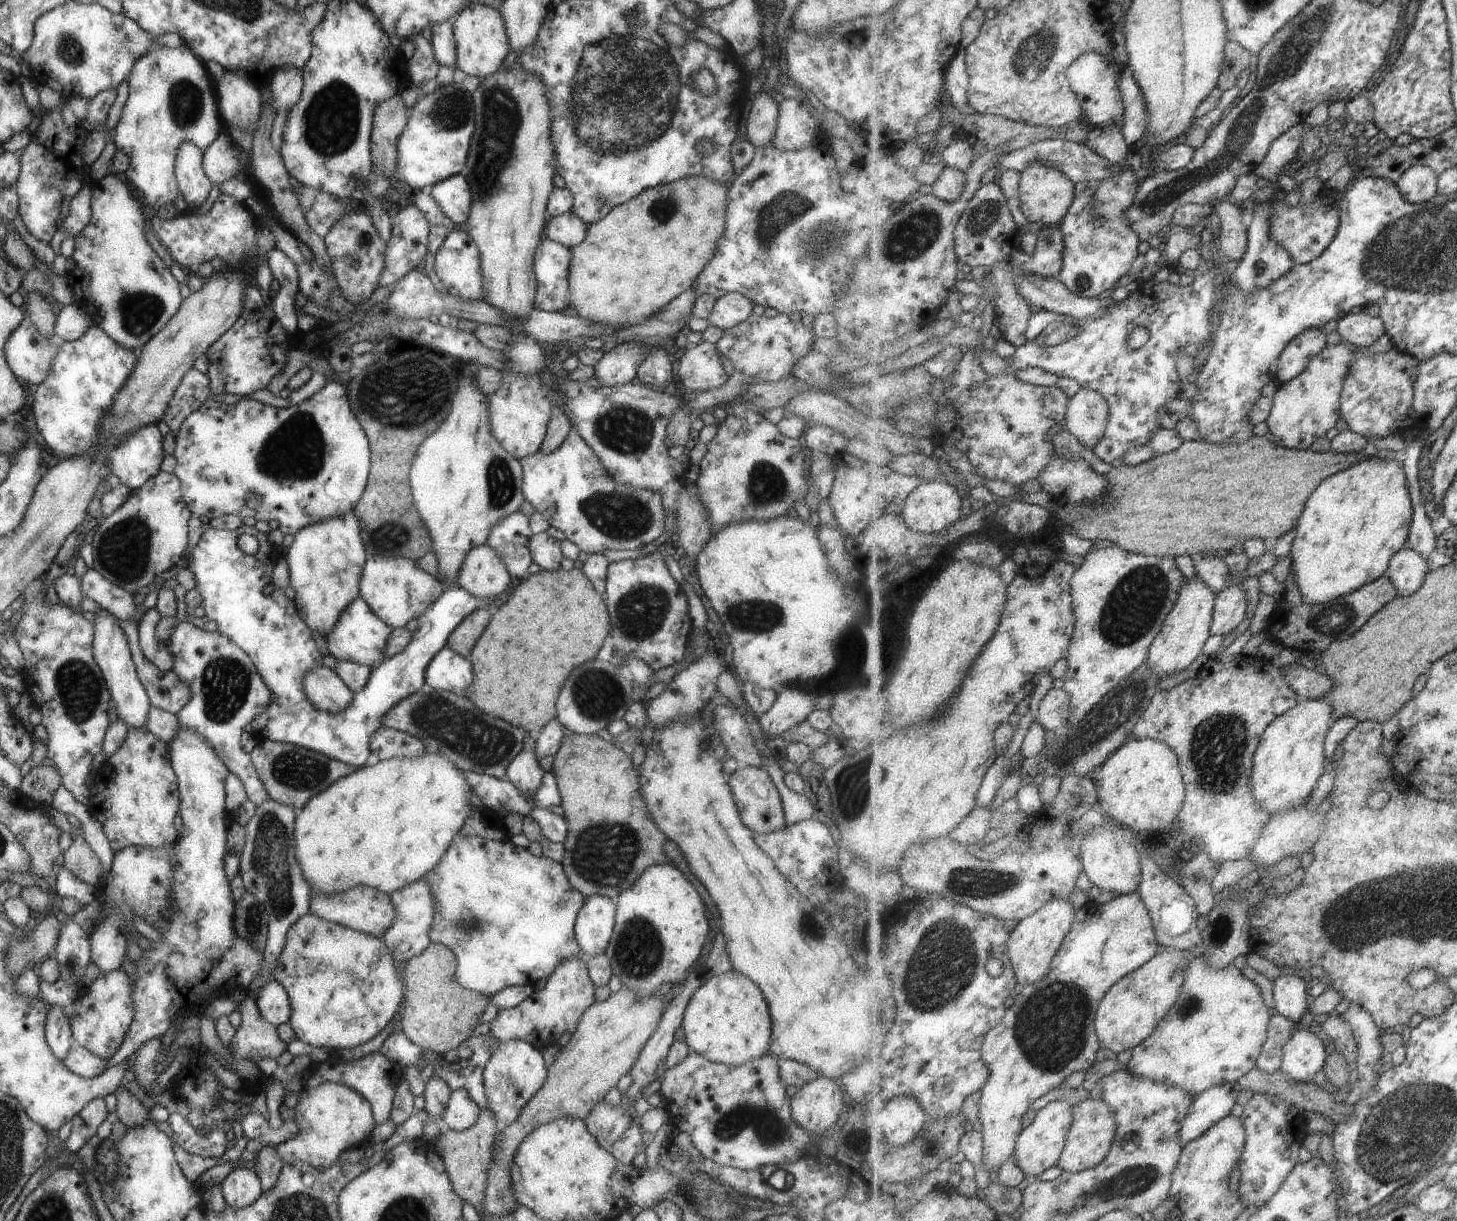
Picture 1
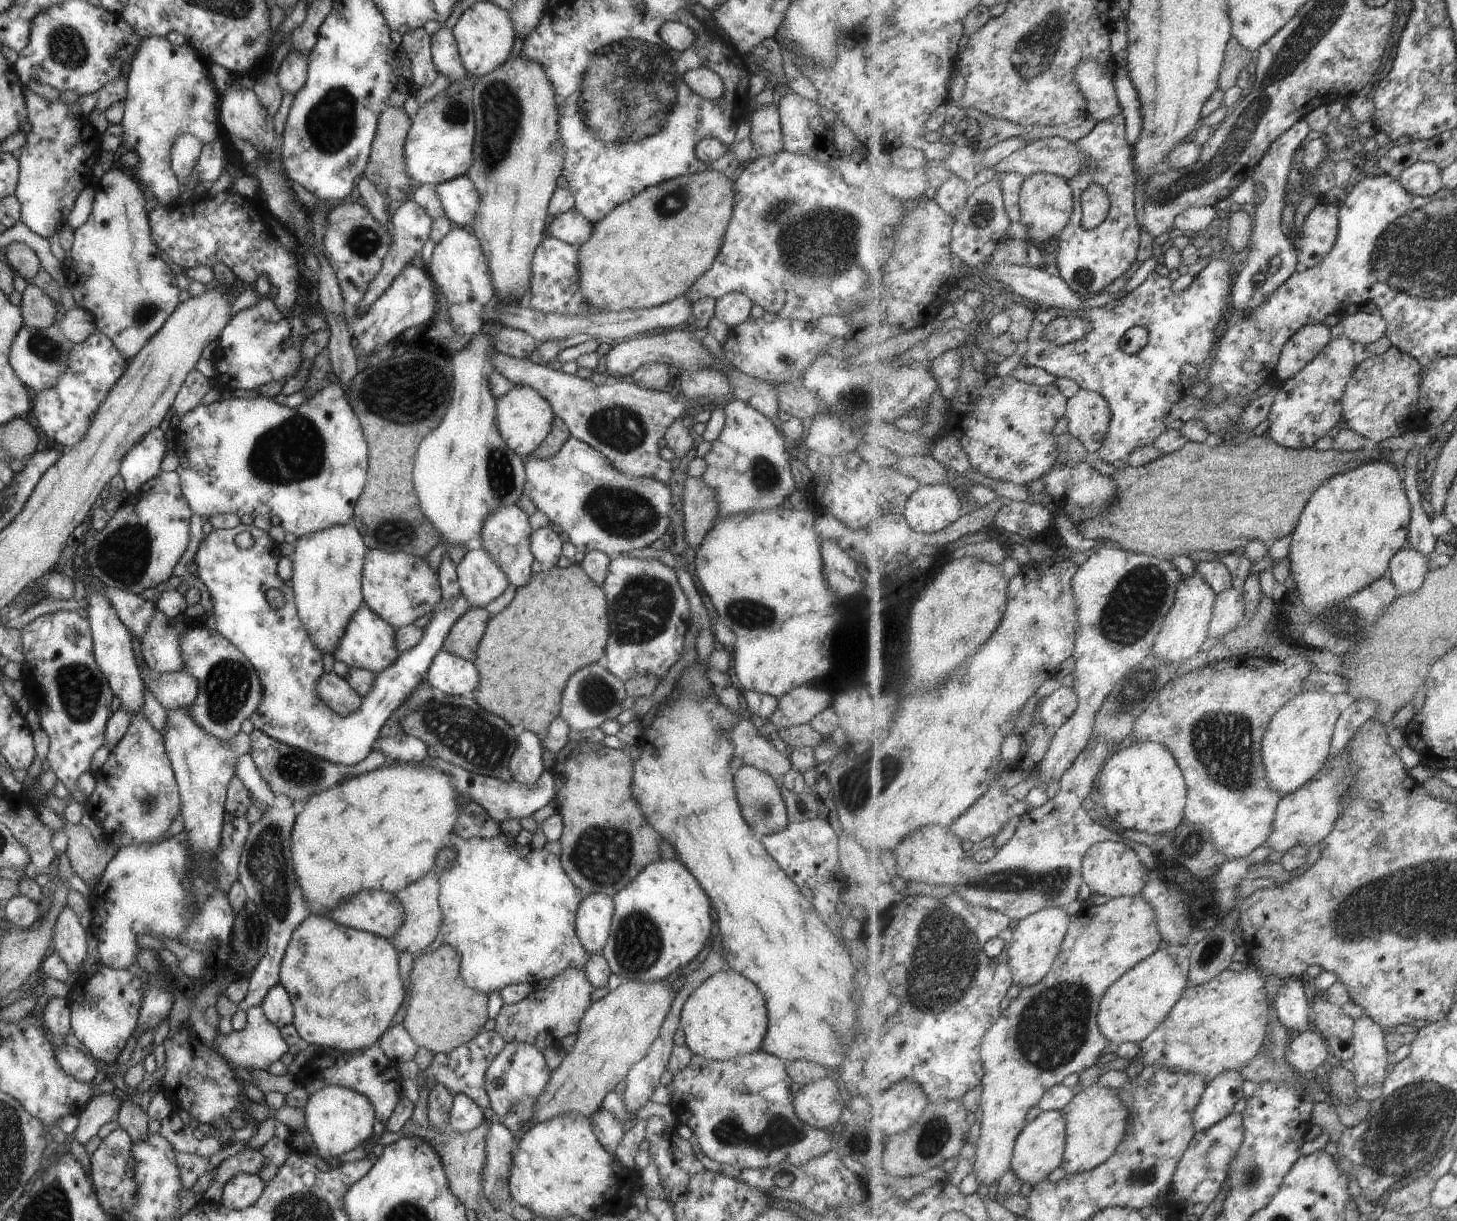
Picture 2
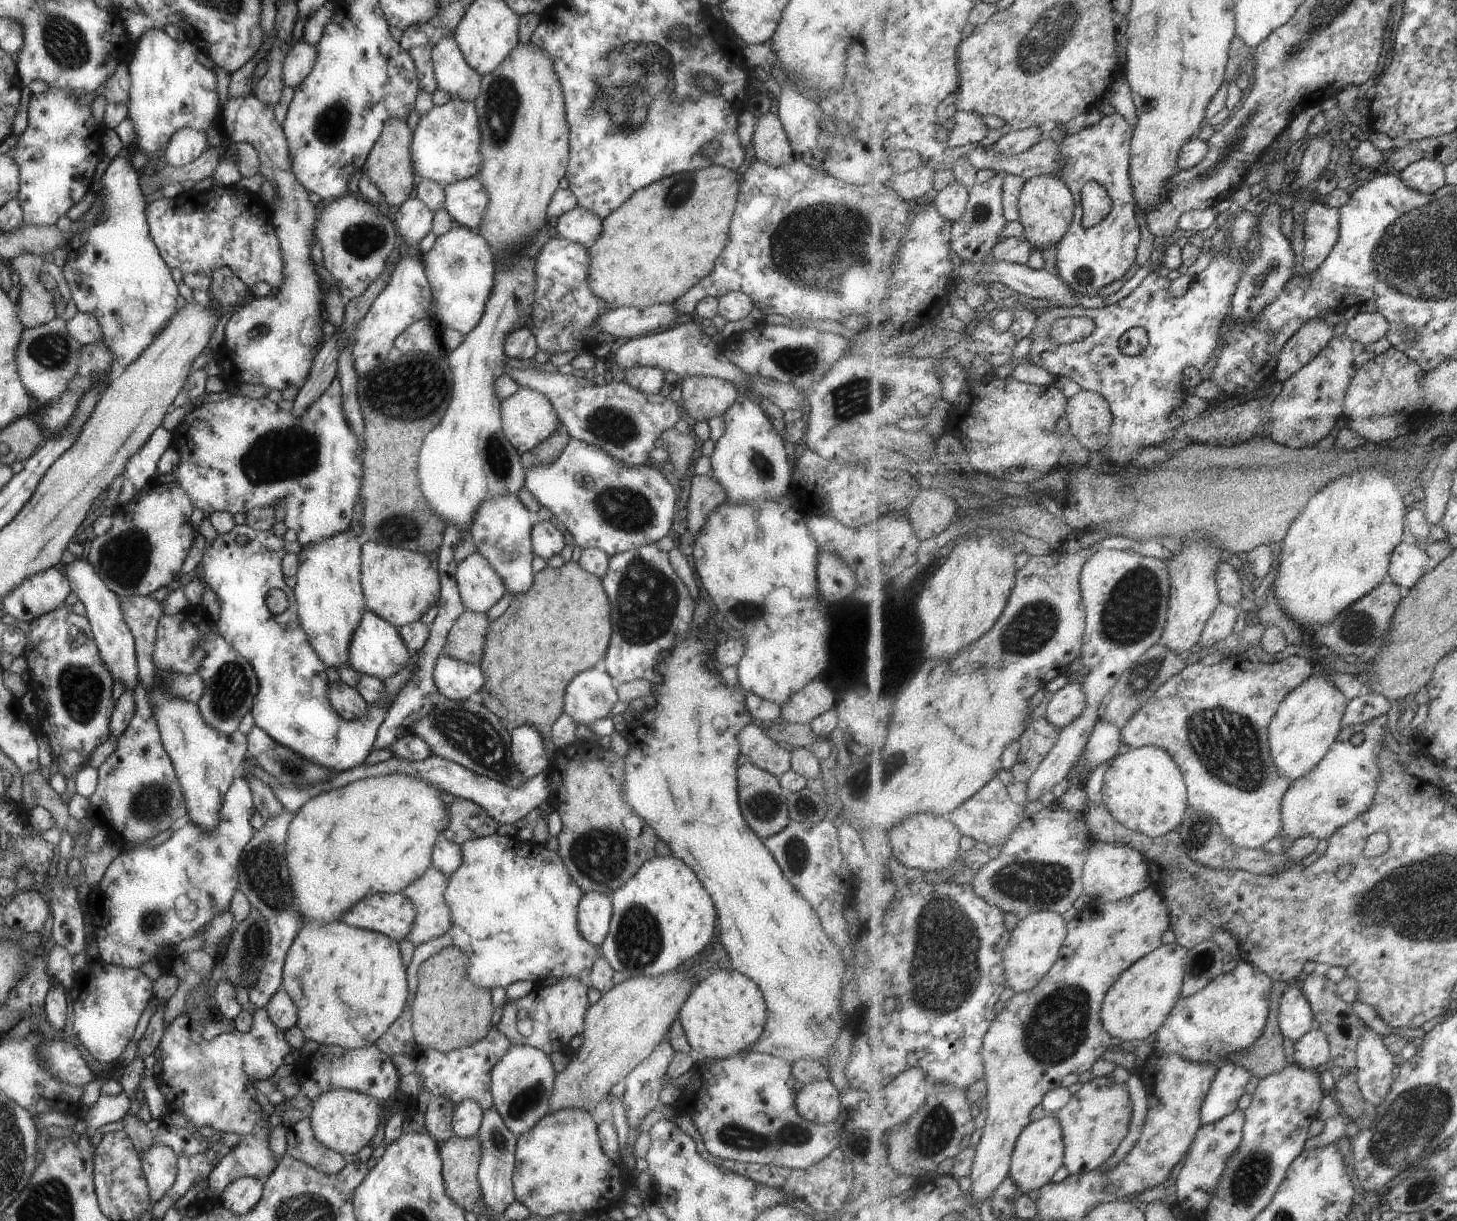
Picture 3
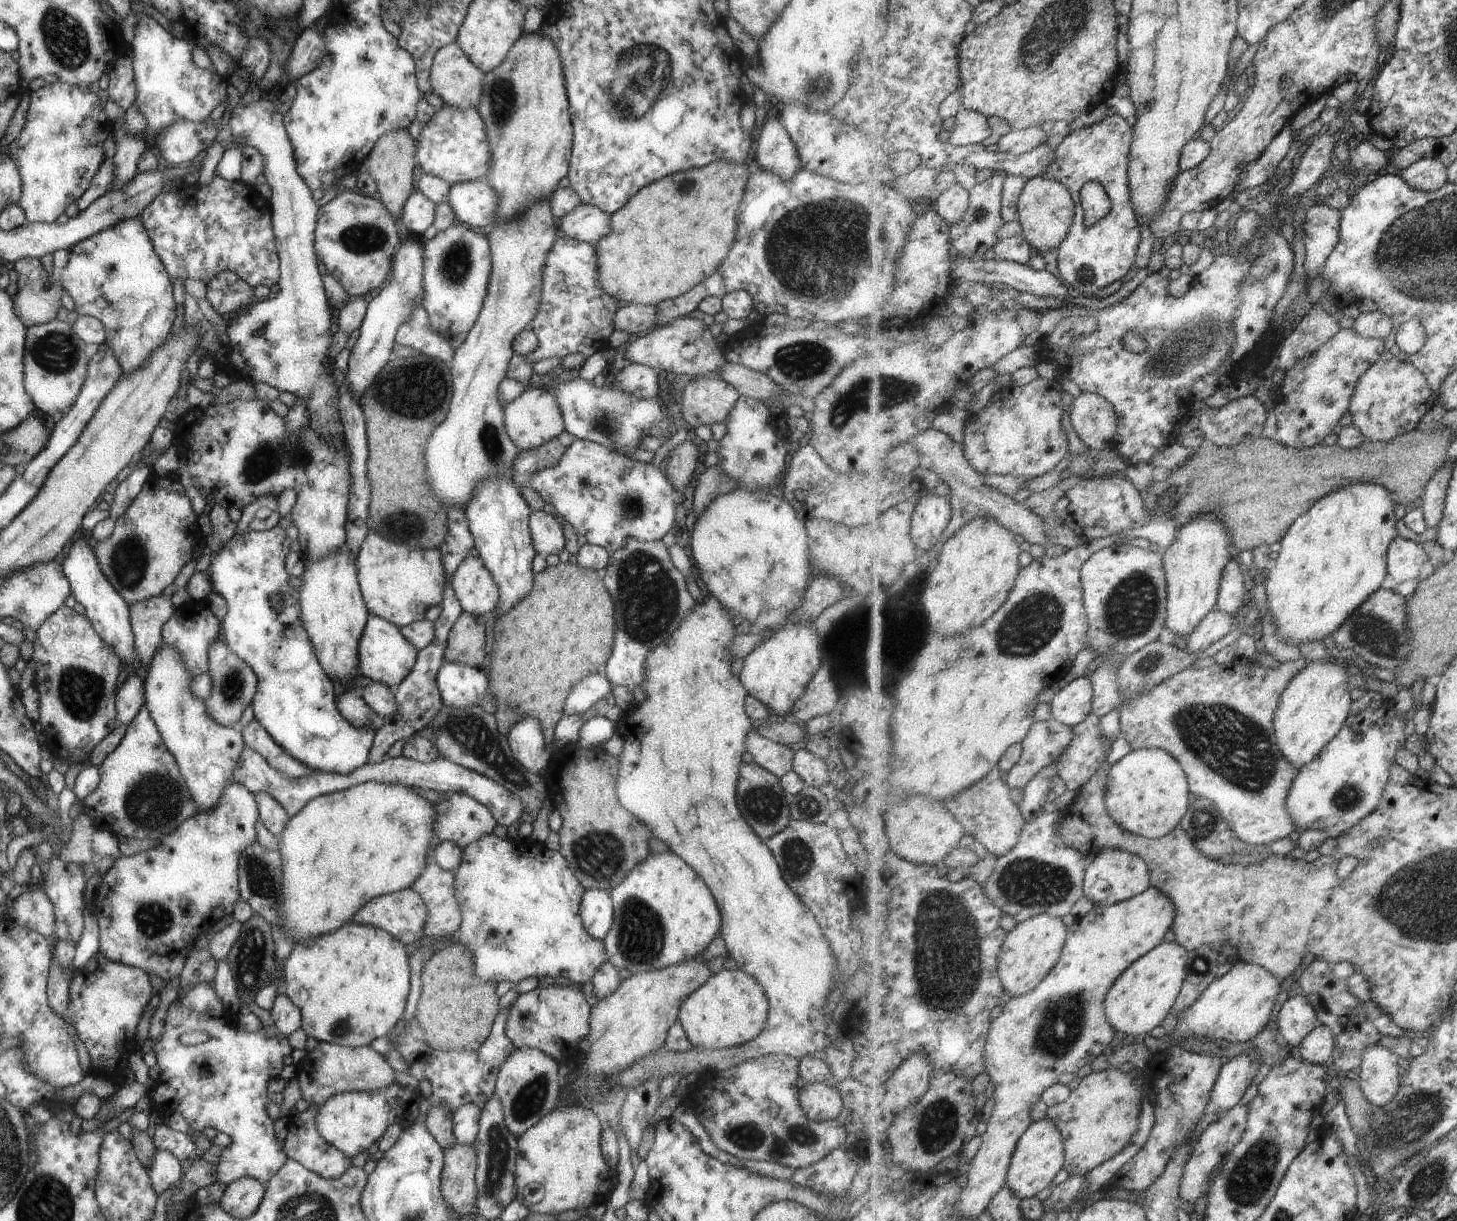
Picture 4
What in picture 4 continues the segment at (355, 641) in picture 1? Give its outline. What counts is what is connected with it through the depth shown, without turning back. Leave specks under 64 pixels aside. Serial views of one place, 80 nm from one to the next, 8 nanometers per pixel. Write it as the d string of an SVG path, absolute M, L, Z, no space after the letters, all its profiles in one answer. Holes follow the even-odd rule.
M375 615L365 621L358 644L358 665L361 674L372 681L394 689L412 671L417 649L401 634L394 624Z

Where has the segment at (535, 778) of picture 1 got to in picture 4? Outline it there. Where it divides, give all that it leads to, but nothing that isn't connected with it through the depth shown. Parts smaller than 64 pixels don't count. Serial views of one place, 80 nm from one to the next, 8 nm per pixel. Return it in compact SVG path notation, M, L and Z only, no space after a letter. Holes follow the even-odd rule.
M533 715L521 717L506 734L512 757L530 773L537 774L551 760L540 722Z

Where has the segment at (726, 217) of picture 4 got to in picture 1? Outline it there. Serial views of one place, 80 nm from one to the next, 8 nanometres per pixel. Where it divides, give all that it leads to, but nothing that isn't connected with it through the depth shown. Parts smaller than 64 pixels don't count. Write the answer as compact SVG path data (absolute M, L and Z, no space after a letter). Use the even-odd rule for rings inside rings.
M705 176L679 178L639 192L635 198L613 206L597 222L586 226L585 238L569 248L567 268L567 307L576 311L579 320L591 324L629 327L654 316L675 296L692 287L715 251L715 242L725 225L726 188Z

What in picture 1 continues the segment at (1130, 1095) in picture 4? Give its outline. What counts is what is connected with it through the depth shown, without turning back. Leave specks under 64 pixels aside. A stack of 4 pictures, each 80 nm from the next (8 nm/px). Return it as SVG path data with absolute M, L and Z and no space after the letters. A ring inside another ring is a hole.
M1103 1097L1086 1098L1077 1103L1074 1102L1076 1111L1072 1129L1069 1130L1068 1141L1064 1153L1061 1154L1060 1162L1057 1164L1061 1170L1069 1173L1079 1173L1091 1168L1108 1158L1109 1150L1112 1150L1113 1142L1116 1141L1117 1120L1113 1114L1112 1107L1109 1106Z

